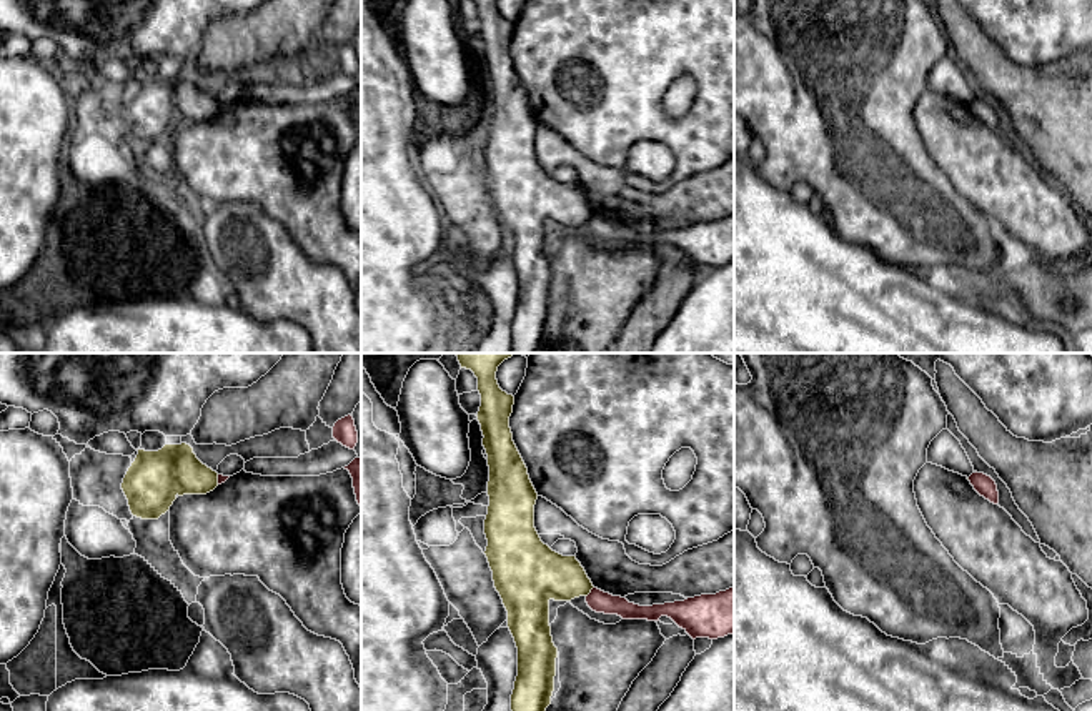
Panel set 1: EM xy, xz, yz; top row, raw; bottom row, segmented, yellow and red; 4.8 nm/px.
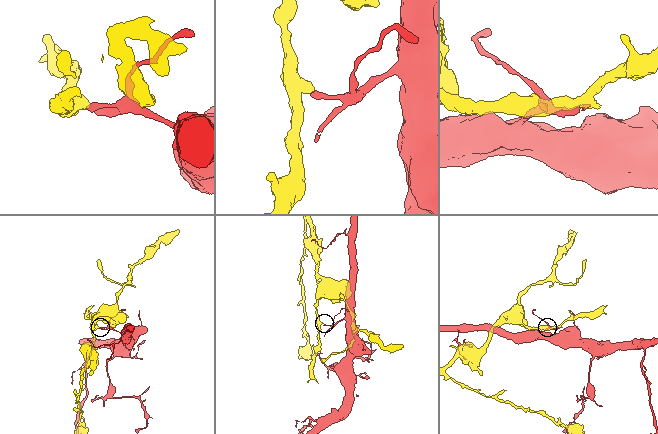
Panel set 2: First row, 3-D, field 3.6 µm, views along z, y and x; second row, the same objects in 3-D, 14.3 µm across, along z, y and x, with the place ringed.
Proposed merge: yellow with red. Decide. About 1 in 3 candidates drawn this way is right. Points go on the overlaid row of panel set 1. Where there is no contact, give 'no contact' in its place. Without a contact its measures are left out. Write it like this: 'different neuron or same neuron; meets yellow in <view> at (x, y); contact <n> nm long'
different neuron; meets yellow in xz at (590, 591); contact 70 nm long

